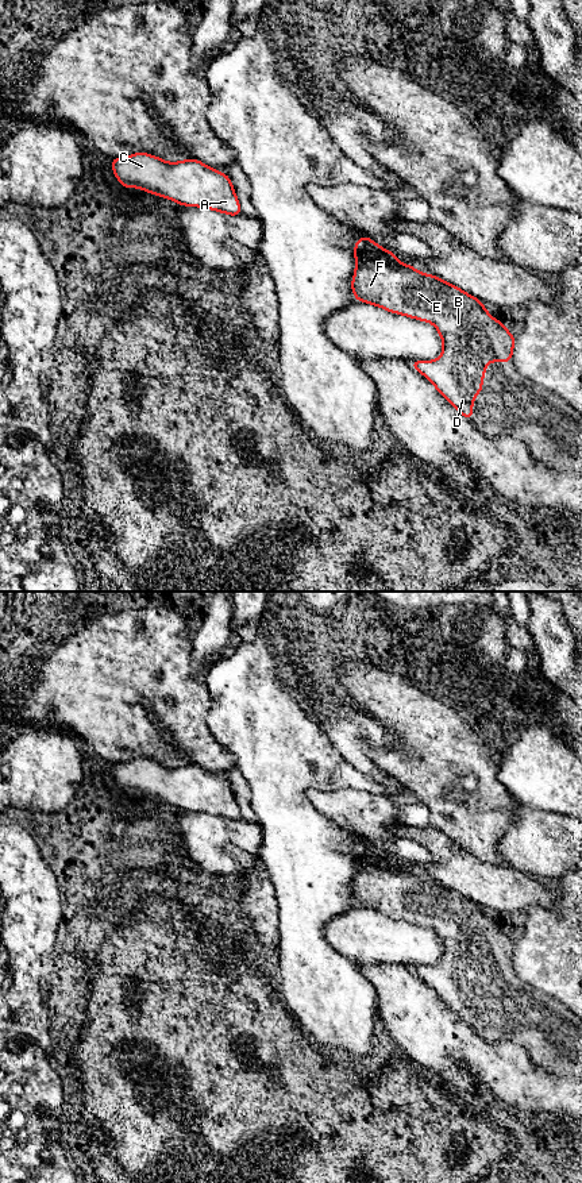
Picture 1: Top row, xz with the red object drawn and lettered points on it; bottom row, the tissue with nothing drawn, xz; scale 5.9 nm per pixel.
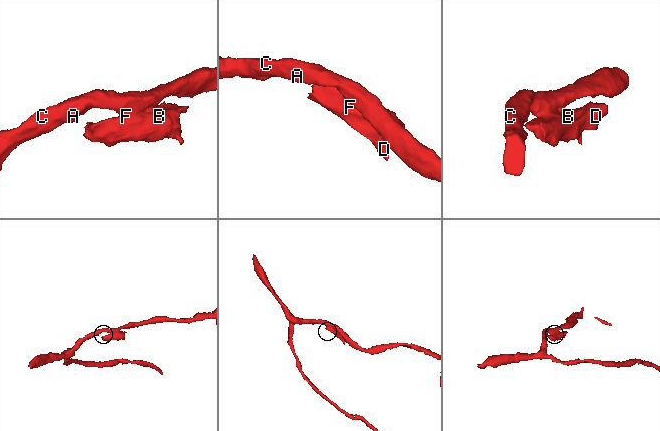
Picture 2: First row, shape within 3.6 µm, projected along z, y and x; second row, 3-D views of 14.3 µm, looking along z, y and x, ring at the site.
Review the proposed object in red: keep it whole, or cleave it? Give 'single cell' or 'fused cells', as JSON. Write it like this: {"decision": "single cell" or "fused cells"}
{"decision": "fused cells"}

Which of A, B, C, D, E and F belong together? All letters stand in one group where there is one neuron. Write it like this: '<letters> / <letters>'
A C / B D E F

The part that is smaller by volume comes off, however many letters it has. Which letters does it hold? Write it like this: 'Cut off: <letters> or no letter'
Cut off: B, D, E, F

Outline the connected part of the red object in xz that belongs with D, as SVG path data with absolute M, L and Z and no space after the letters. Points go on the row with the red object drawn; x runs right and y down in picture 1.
M354 244L355 273L351 289L355 300L367 303L388 312L431 323L436 327L443 351L436 361L412 361L411 366L421 373L438 392L467 420L473 420L473 402L482 392L482 378L489 362L513 362L516 338L506 325L496 320L483 307L482 300L473 297L438 275L419 271L397 258L375 261L365 255L363 244Z

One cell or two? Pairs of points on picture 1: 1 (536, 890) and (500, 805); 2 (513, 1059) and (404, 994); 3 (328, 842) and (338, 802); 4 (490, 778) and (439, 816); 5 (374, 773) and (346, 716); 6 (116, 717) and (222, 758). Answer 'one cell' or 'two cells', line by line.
1: two cells
2: one cell
3: two cells
4: one cell
5: one cell
6: one cell

